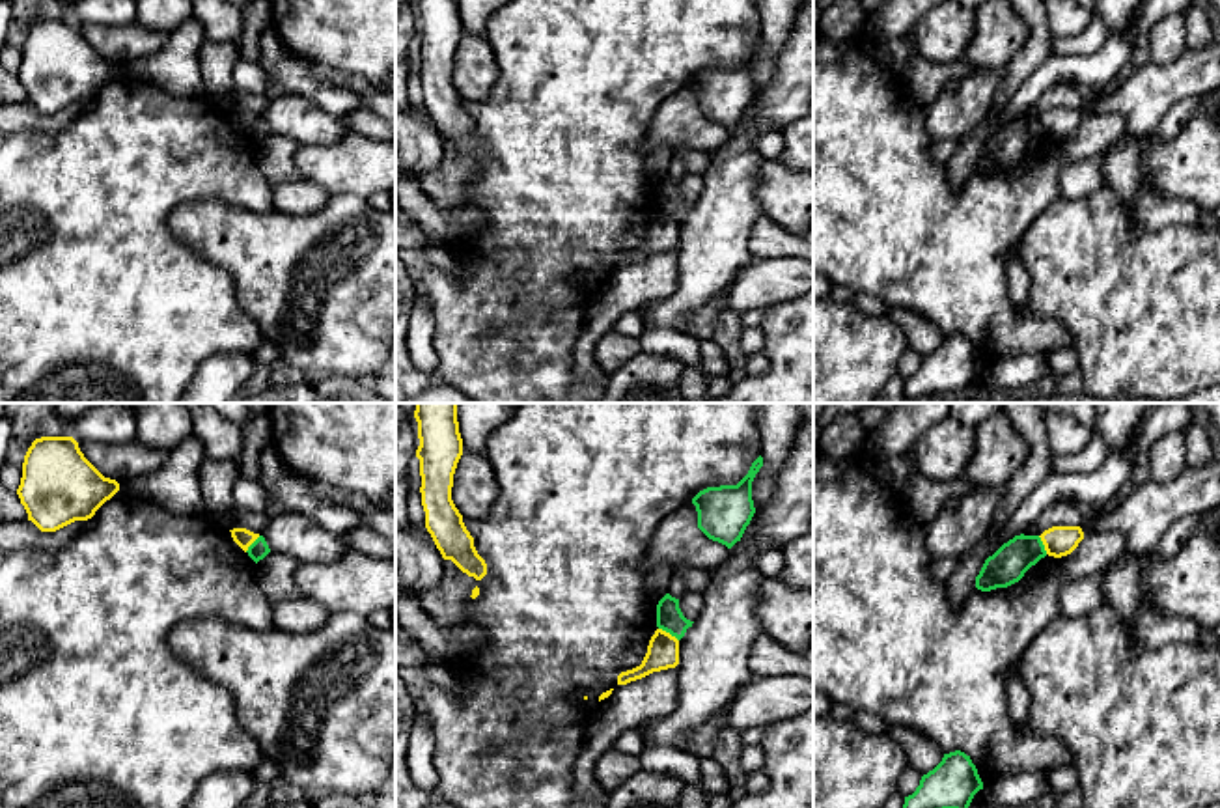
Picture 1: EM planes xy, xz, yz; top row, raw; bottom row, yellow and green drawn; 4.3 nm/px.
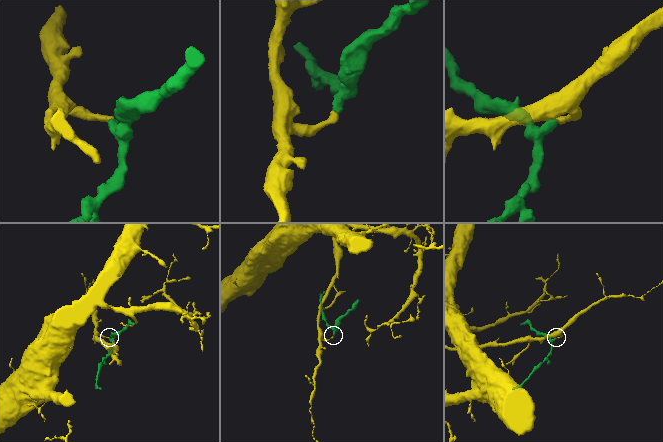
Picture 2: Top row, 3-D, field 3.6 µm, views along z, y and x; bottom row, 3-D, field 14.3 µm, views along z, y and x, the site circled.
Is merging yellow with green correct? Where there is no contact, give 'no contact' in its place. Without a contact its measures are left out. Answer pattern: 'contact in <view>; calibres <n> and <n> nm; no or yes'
contact in xz; calibres 140 and 120 nm; no

